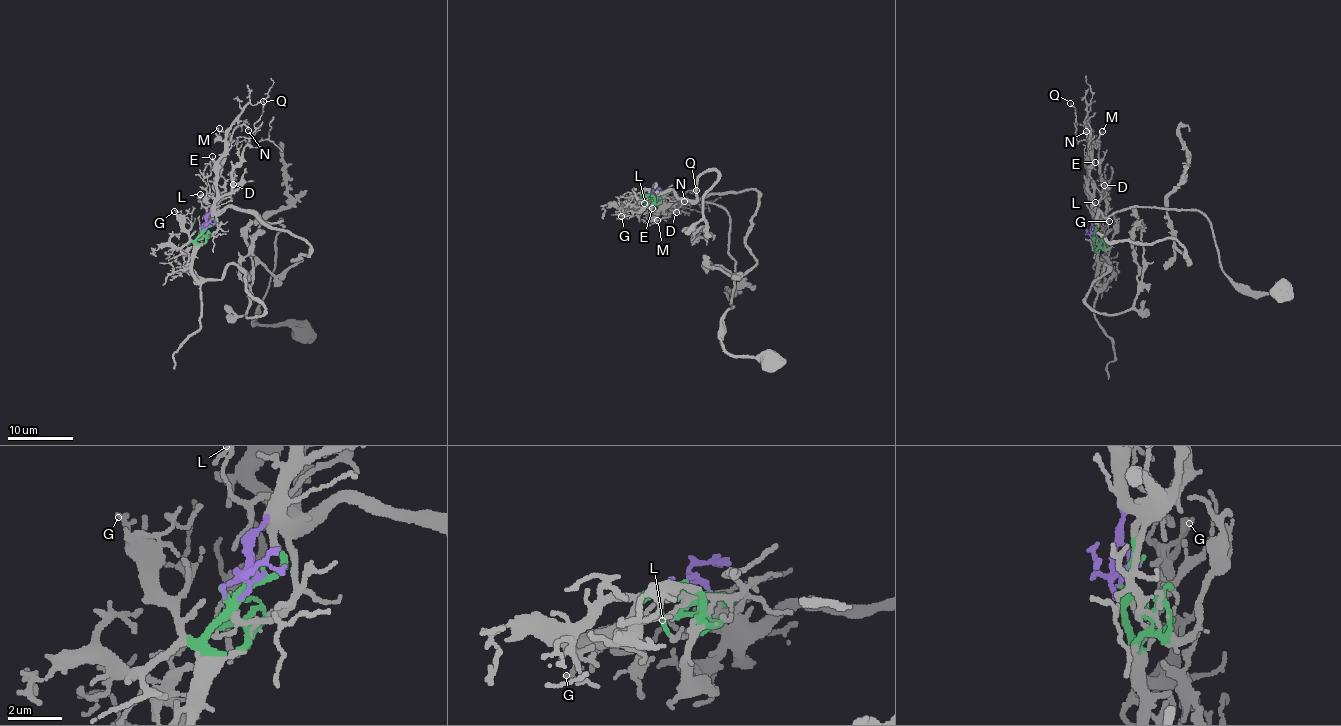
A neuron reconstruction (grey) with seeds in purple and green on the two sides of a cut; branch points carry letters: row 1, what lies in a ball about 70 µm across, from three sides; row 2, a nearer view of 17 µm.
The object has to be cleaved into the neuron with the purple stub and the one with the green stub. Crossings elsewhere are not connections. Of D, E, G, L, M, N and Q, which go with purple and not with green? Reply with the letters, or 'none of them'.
D, E, L, M, N, Q

